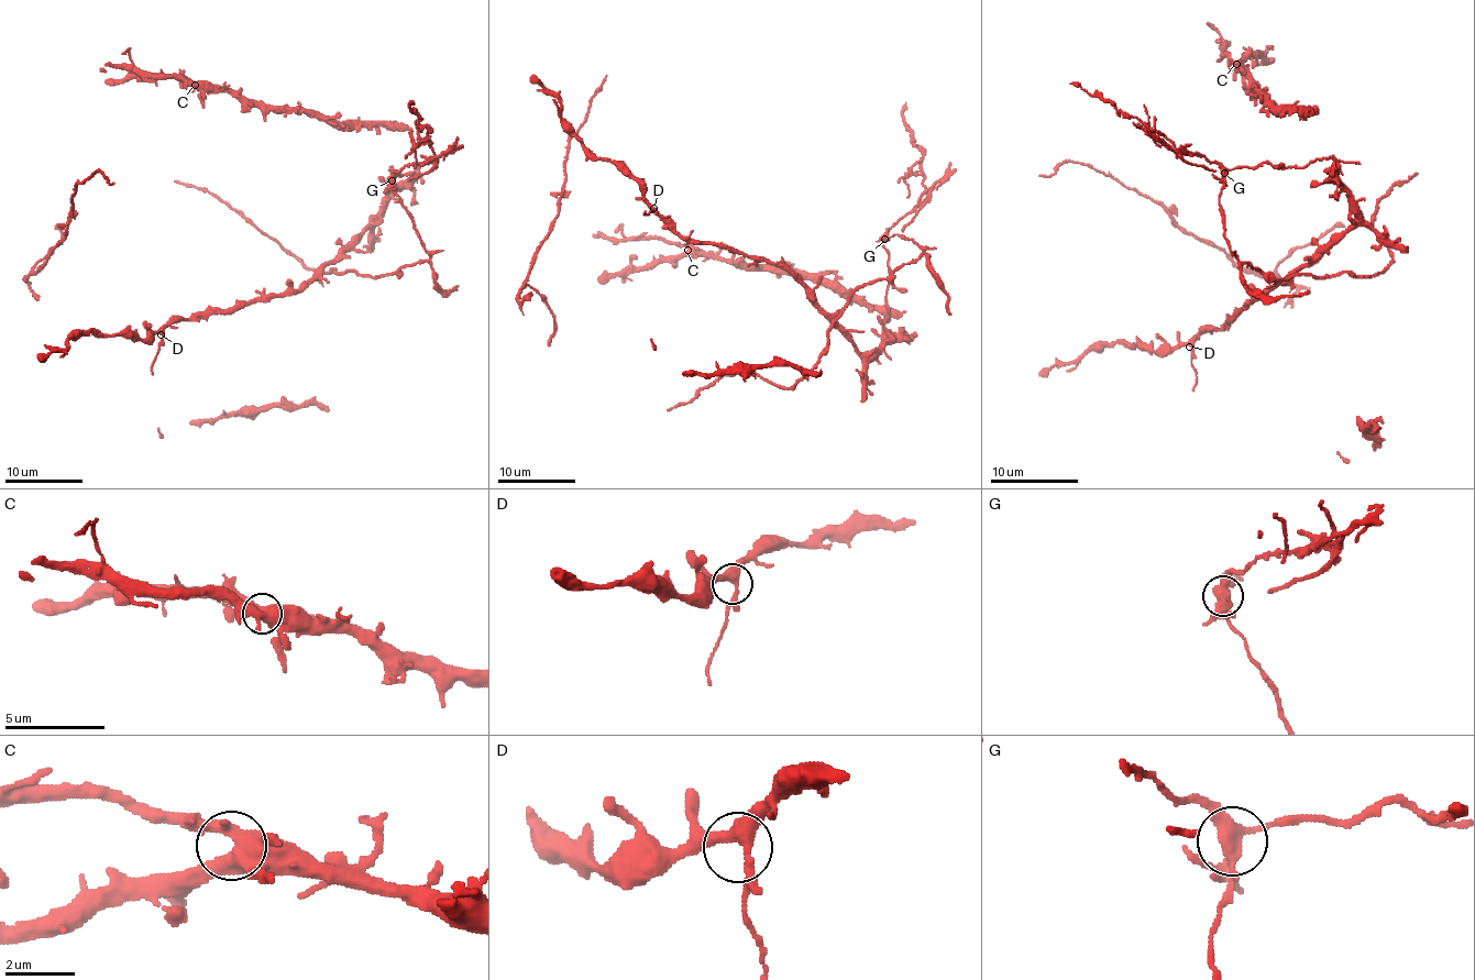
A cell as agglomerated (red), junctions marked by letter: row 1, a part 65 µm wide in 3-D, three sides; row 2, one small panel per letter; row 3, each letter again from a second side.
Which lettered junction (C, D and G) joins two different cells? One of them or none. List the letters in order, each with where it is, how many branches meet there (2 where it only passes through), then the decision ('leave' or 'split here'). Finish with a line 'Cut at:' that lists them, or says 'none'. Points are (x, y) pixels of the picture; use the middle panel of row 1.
C: place (688, 250); branches 4; leave
D: place (653, 208); branches 3; leave
G: place (884, 239); branches 4; split here
Cut at: G

